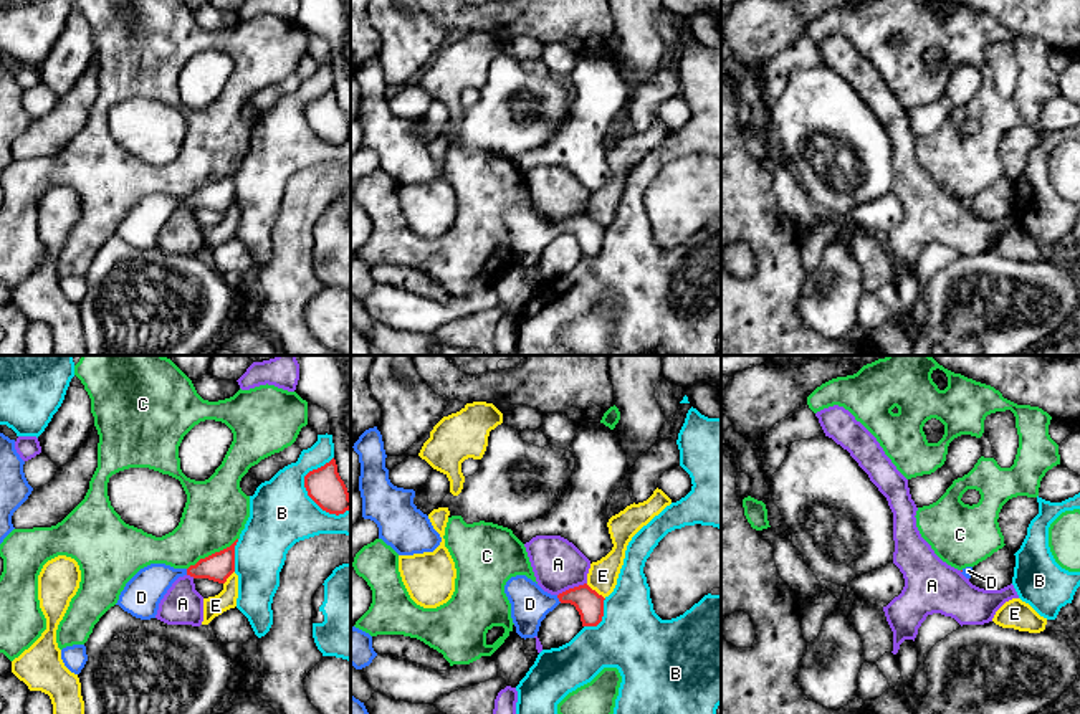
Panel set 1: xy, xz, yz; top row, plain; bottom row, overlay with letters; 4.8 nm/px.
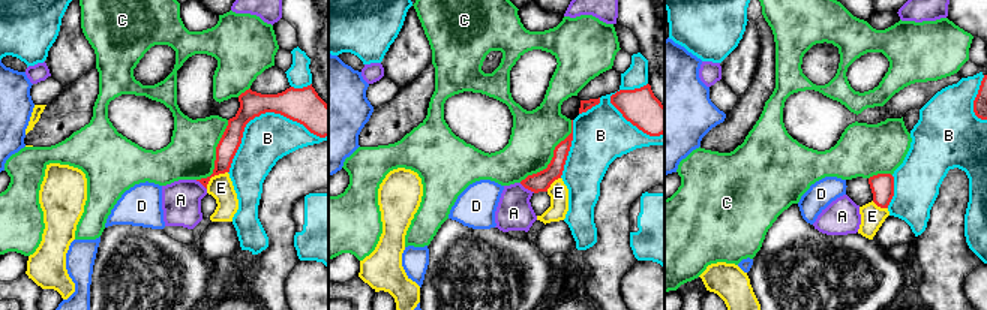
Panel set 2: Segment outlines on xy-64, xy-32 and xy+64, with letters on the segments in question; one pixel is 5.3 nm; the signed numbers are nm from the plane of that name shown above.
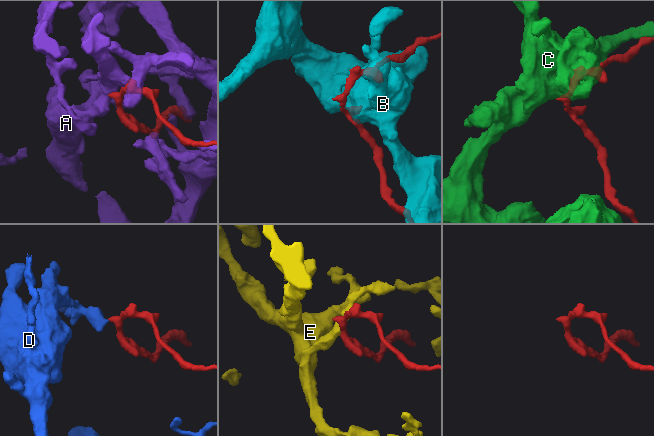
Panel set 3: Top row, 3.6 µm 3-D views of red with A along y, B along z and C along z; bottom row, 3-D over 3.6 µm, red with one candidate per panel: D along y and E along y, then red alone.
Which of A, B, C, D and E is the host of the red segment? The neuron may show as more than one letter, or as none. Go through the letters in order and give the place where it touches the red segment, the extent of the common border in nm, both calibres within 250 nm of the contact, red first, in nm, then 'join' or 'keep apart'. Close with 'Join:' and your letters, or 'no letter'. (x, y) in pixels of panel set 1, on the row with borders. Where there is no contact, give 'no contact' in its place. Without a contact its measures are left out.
A: meets red in xz at (571, 589); contact 160 nm long; 140 nm thick on the red side, 240 nm on the other; keep apart
B: meets red in xy at (305, 486); contact 300 nm long; 180 nm thick on the red side, 320 nm on the other; keep apart
C: meets red in xy at (212, 554); contact 300 nm long; 140 nm thick on the red side, 300 nm on the other; keep apart
D: meets red in xz at (558, 597); contact 50 nm long; 140 nm thick on the red side, 190 nm on the other; join
E: meets red in xz at (594, 590); contact 120 nm long; 140 nm thick on the red side, 150 nm on the other; keep apart
Join: D

